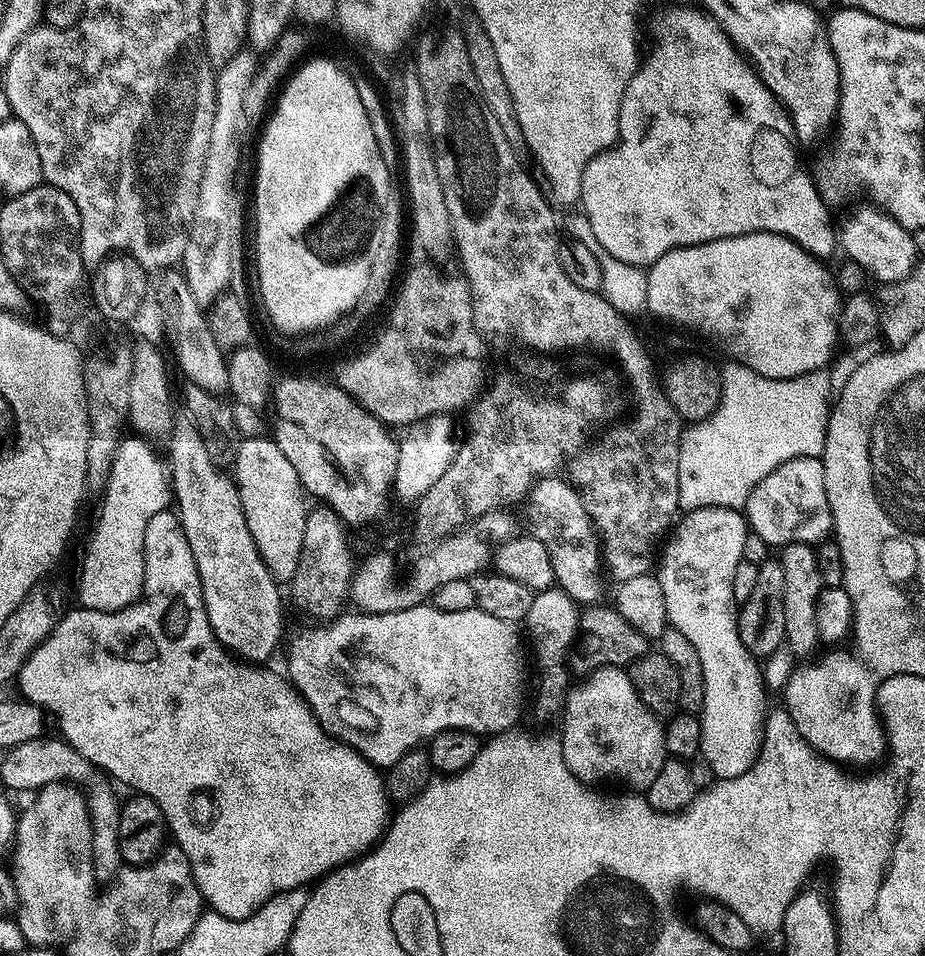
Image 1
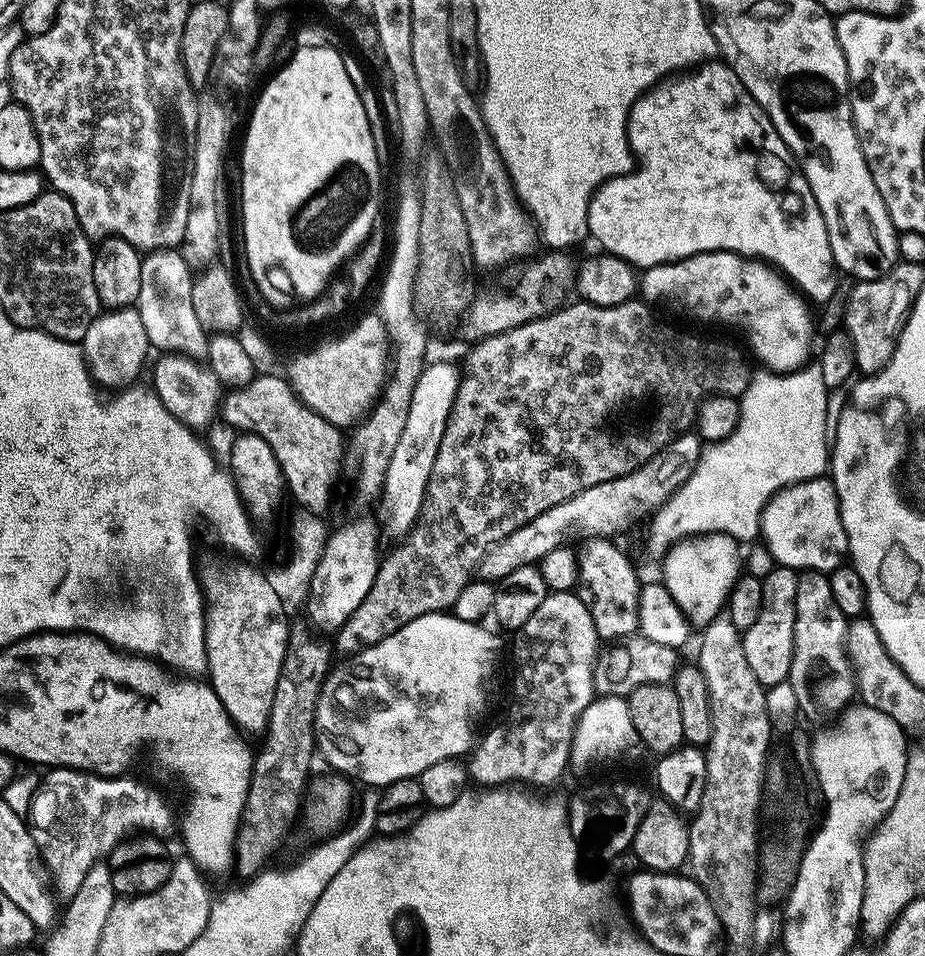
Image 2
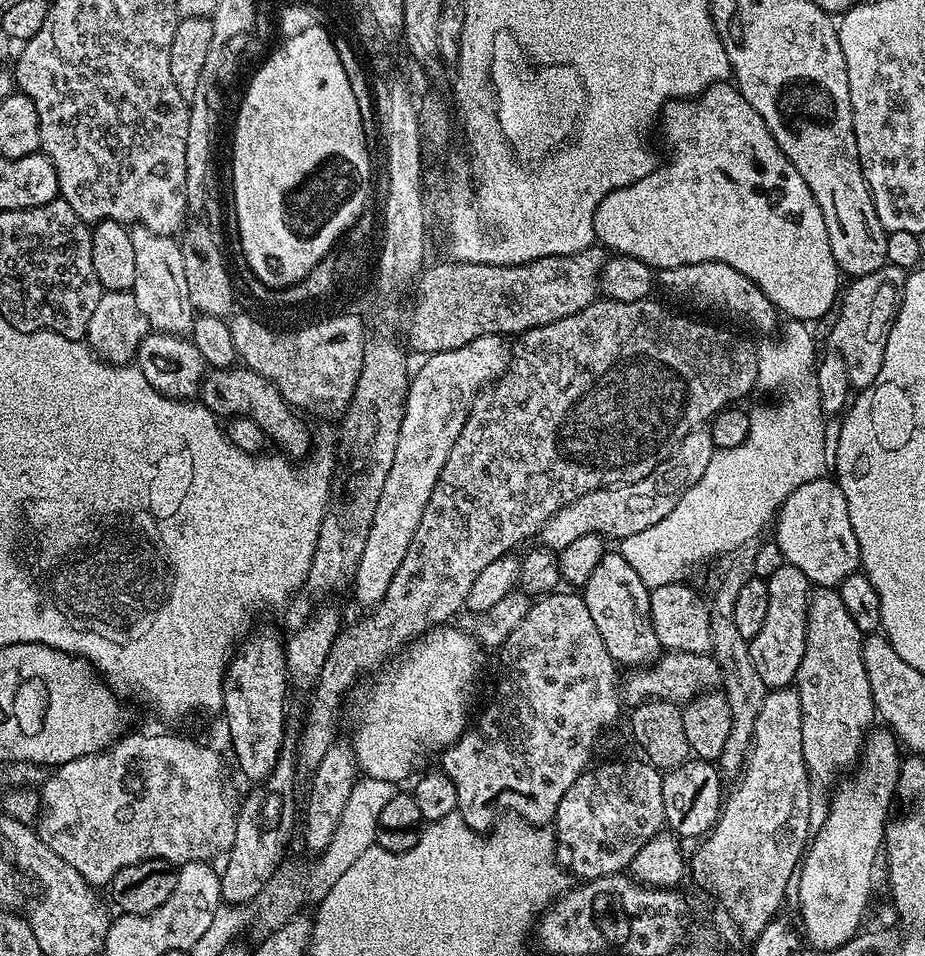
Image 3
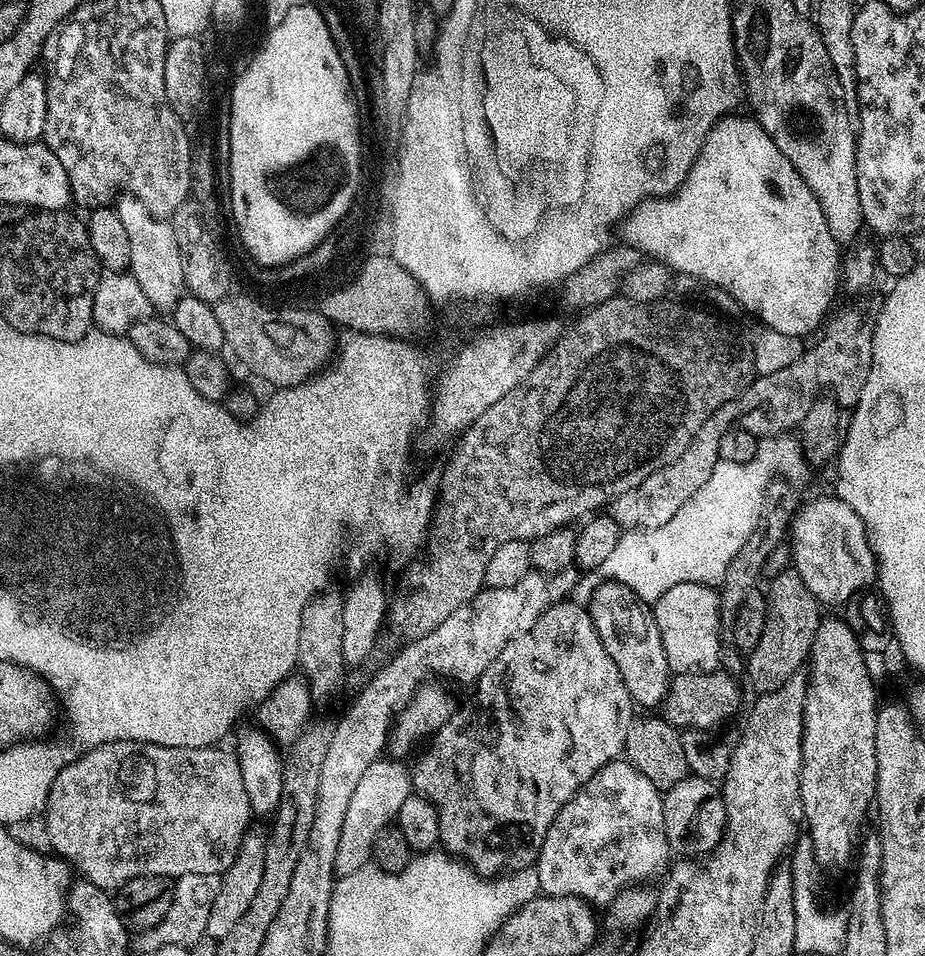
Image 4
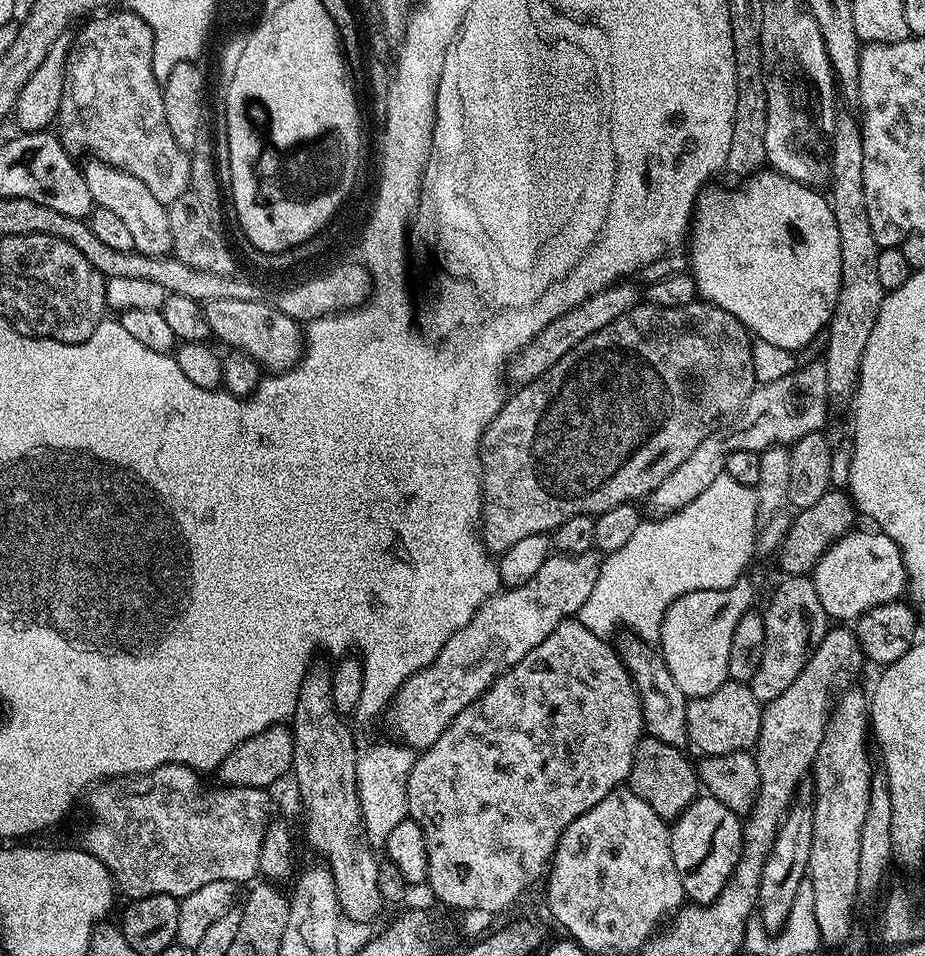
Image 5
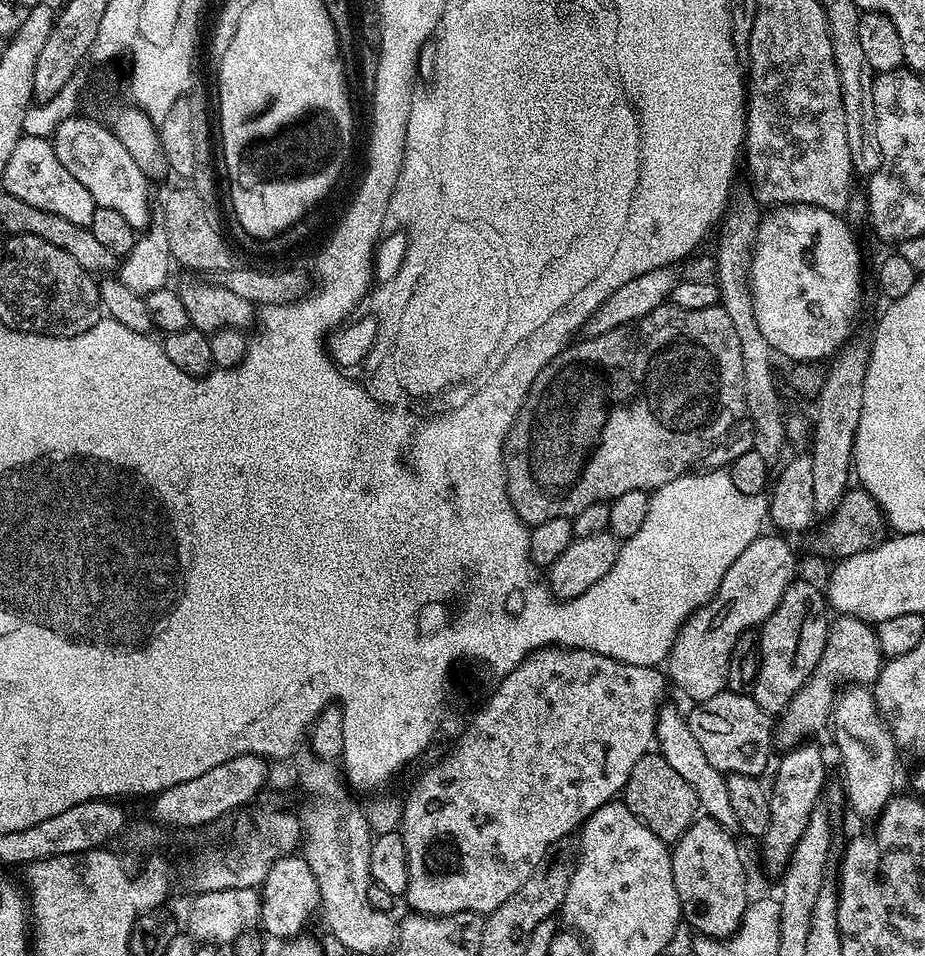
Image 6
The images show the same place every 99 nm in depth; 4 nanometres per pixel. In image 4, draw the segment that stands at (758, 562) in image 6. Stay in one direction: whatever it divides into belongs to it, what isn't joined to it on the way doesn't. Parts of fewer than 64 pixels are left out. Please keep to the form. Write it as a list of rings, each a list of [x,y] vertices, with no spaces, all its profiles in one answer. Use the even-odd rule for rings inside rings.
[[[690,583],[670,586],[666,594],[656,598],[654,607],[654,622],[662,634],[662,646],[666,650],[668,666],[673,673],[707,674],[721,667],[720,594],[715,587]]]

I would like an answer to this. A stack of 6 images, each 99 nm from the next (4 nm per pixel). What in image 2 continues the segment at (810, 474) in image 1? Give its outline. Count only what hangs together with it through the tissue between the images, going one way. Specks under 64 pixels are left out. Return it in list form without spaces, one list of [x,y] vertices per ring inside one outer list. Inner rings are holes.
[[[807,478],[777,488],[760,515],[760,536],[777,565],[829,573],[845,563],[848,539],[840,517],[836,487],[828,478]]]

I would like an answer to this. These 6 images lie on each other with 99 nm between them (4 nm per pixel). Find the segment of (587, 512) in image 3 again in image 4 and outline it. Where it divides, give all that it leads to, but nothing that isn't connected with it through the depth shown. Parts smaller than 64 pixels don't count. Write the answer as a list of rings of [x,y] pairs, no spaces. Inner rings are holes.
[[[719,415],[710,417],[700,427],[688,449],[673,464],[668,464],[662,470],[647,476],[642,483],[621,491],[624,493],[613,502],[610,508],[610,514],[619,522],[621,529],[641,532],[654,530],[658,526],[666,526],[666,522],[670,522],[670,518],[674,518],[674,514],[678,514],[678,510],[686,506],[689,498],[698,494],[702,486],[706,486],[710,474],[714,474],[714,466],[721,461],[720,419]]]

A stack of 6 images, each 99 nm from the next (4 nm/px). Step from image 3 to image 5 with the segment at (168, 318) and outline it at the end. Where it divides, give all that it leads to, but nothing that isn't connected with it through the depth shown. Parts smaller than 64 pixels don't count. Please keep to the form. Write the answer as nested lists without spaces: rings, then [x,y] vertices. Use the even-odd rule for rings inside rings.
[[[95,158],[89,159],[83,165],[82,171],[86,178],[86,187],[90,189],[92,203],[97,208],[112,211],[123,224],[130,229],[134,237],[134,249],[147,256],[166,256],[172,250],[172,235],[170,234],[170,218],[165,204],[158,202],[154,194],[143,182],[138,182],[134,174],[126,174],[121,168],[115,168]]]

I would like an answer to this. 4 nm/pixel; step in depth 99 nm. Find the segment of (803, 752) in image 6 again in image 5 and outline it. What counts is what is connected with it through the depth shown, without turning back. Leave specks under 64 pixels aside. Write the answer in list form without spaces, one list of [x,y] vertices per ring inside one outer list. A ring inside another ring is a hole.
[[[801,786],[796,789],[796,799],[788,807],[788,812],[780,824],[778,834],[770,846],[770,854],[762,866],[762,882],[758,886],[758,918],[764,923],[768,932],[779,932],[786,918],[790,918],[790,906],[798,894],[798,886],[808,875],[810,846],[814,834],[814,792],[811,787]]]

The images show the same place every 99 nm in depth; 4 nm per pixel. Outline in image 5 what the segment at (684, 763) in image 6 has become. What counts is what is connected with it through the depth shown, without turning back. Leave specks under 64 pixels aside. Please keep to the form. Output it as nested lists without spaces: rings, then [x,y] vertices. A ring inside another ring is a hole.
[[[624,634],[620,641],[615,641],[614,647],[616,653],[620,655],[620,661],[632,676],[636,692],[640,696],[645,733],[662,742],[683,745],[688,740],[686,710],[689,697],[684,696],[682,690],[678,690],[678,685],[674,683],[663,656],[658,654],[657,649],[649,641],[641,640],[635,634]]]

